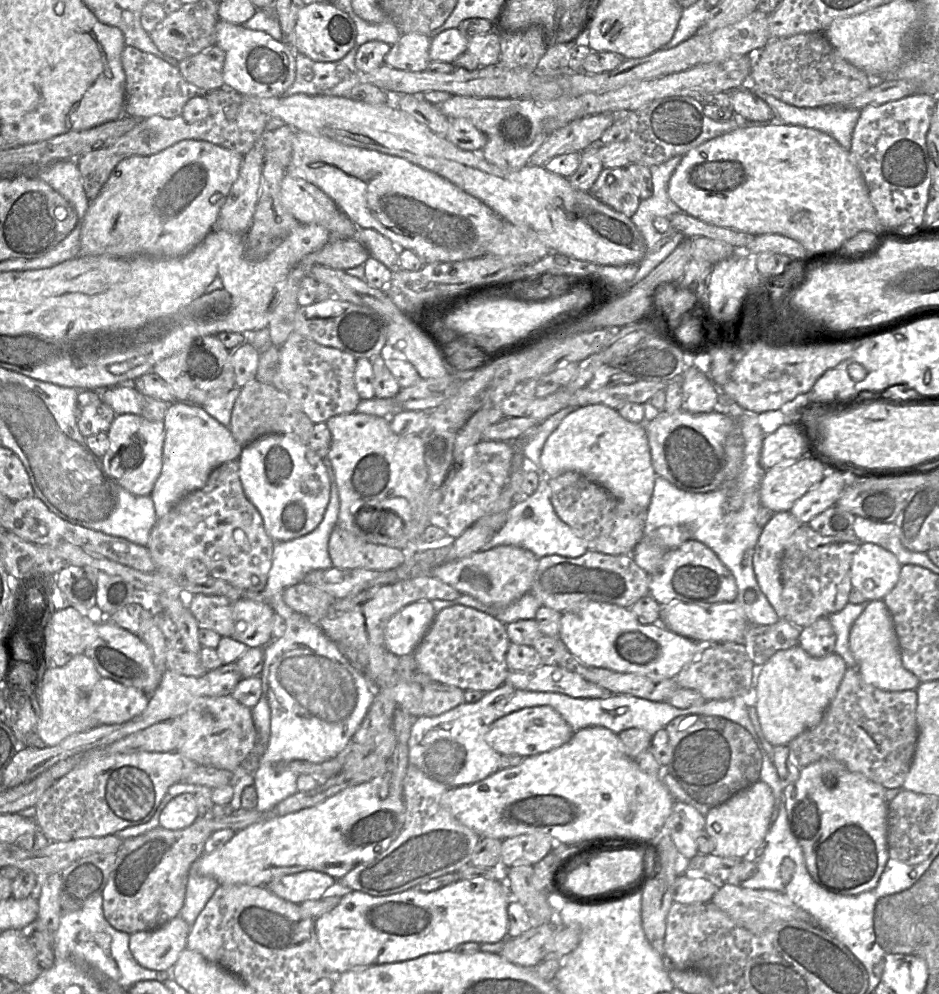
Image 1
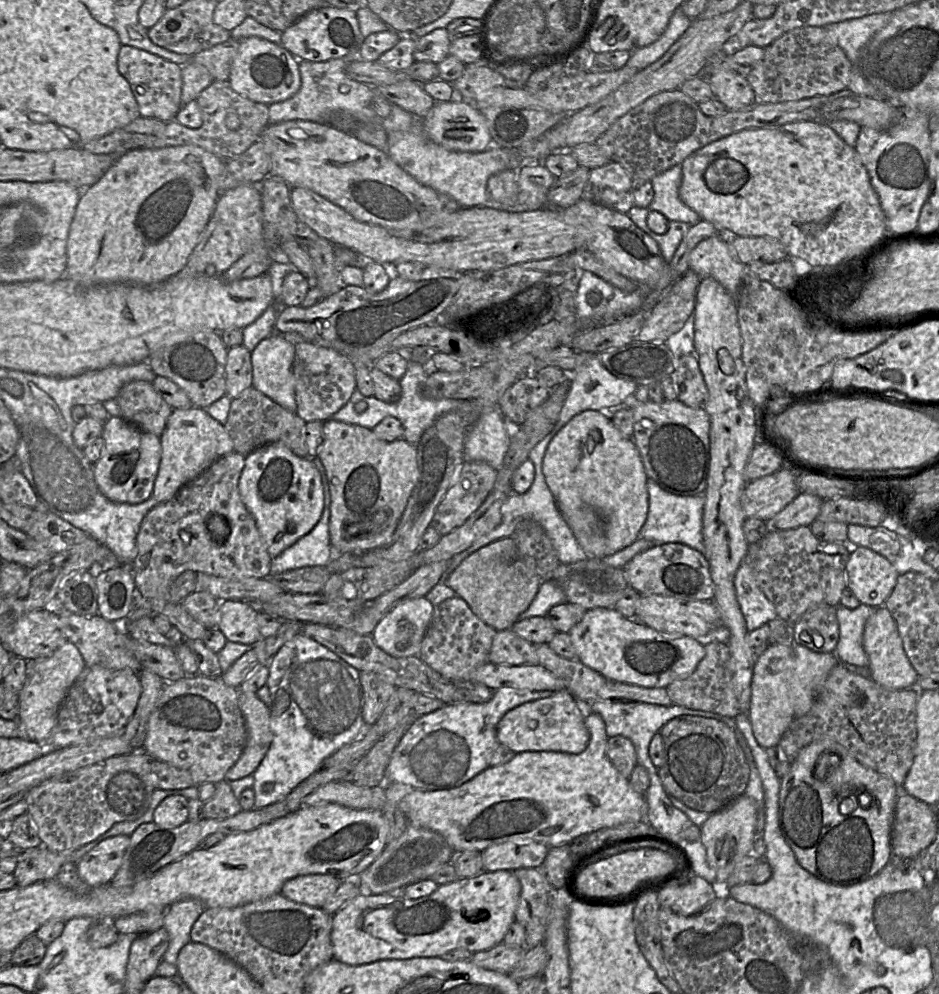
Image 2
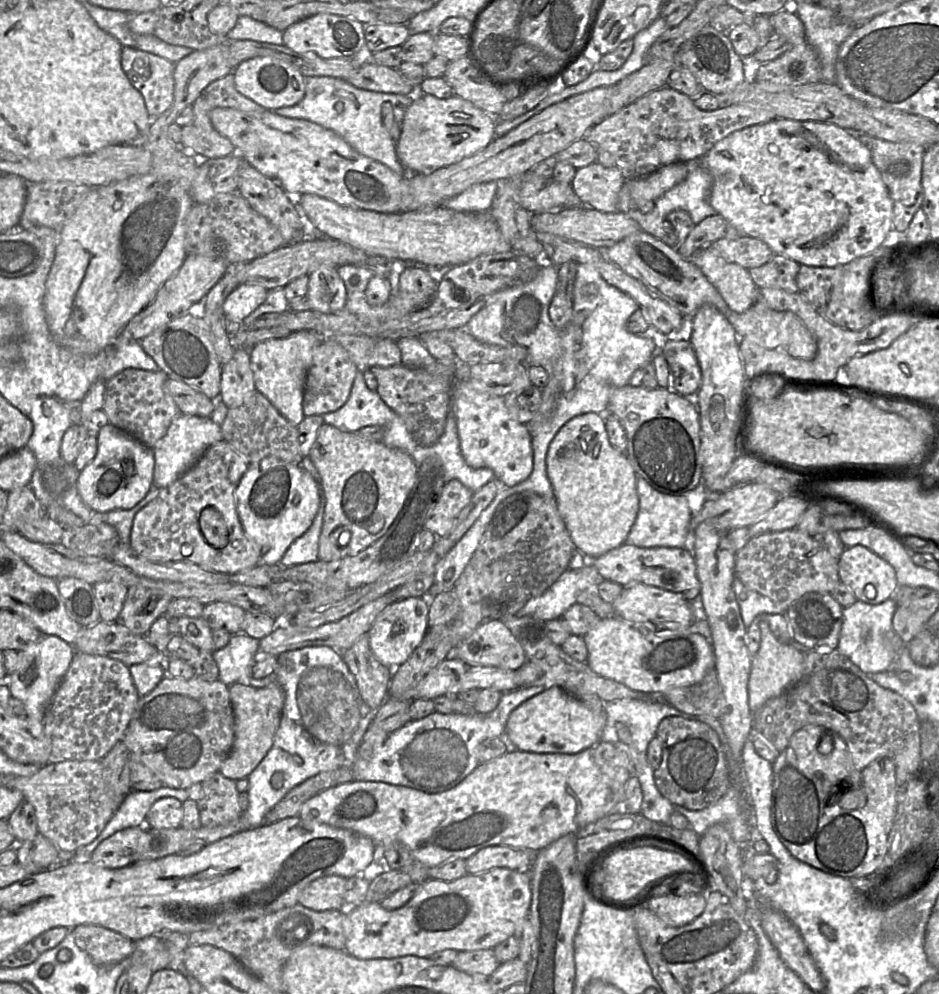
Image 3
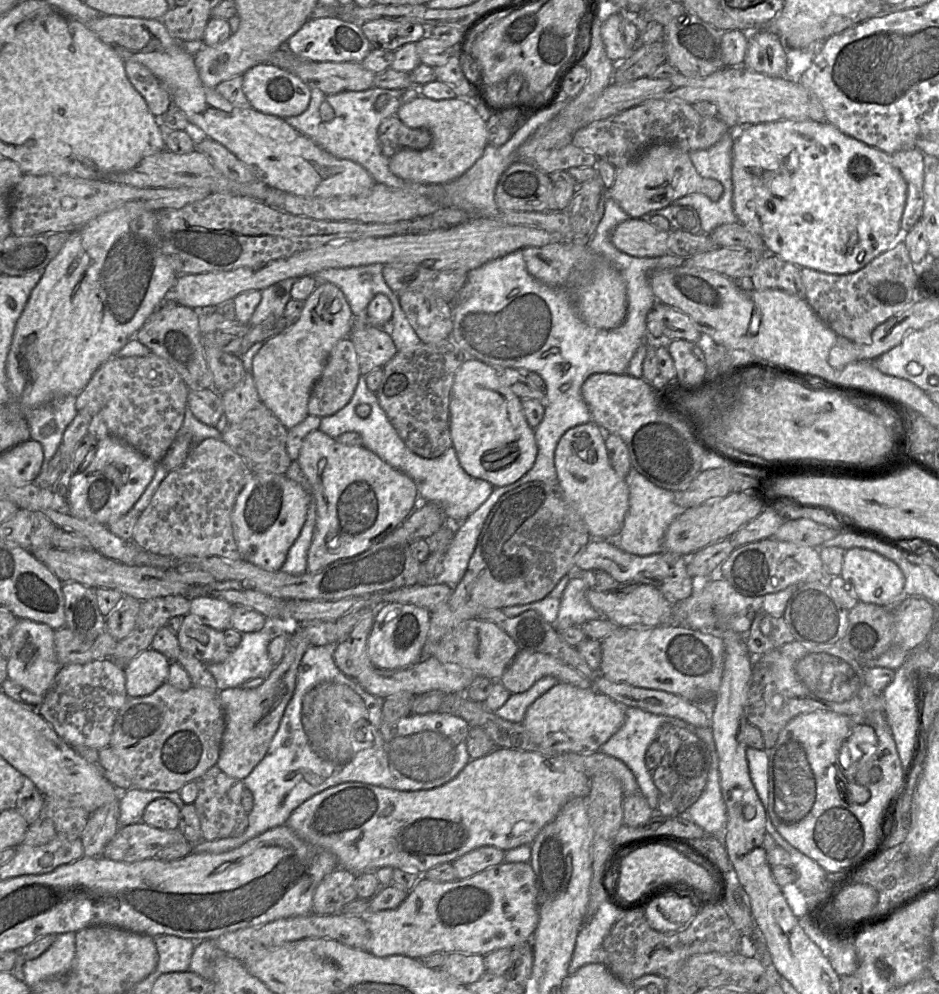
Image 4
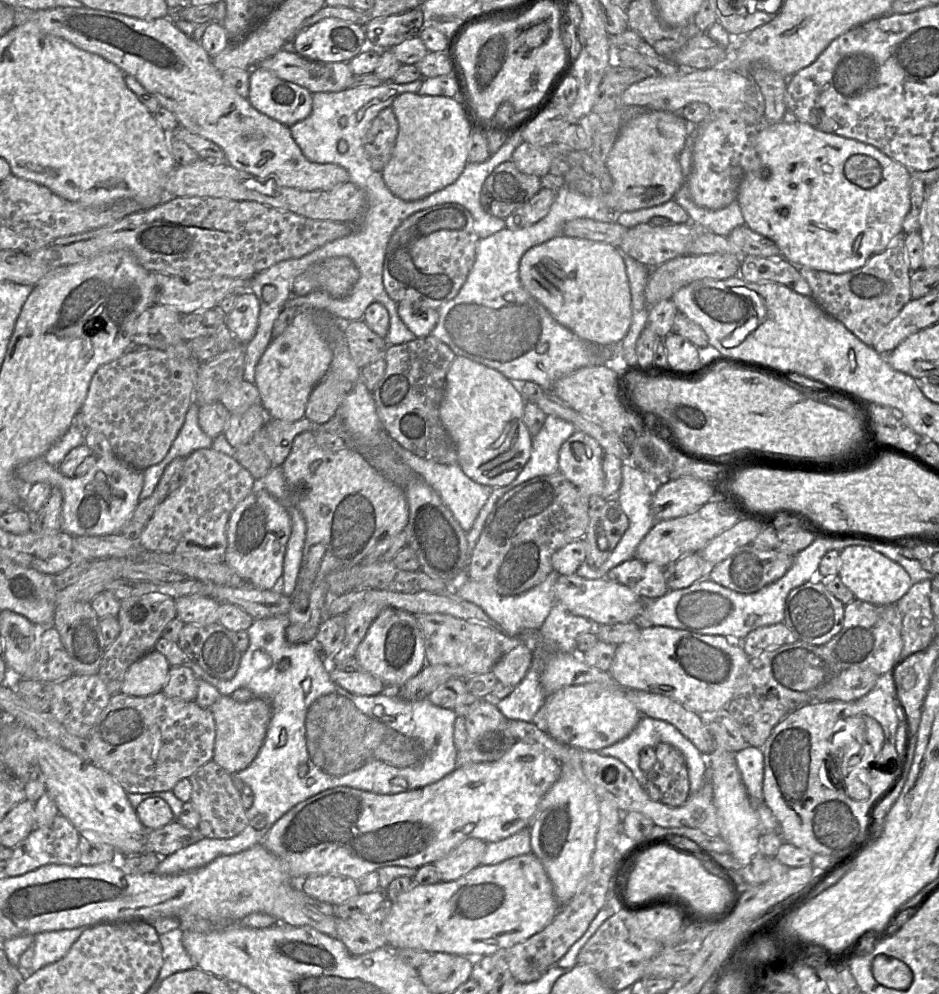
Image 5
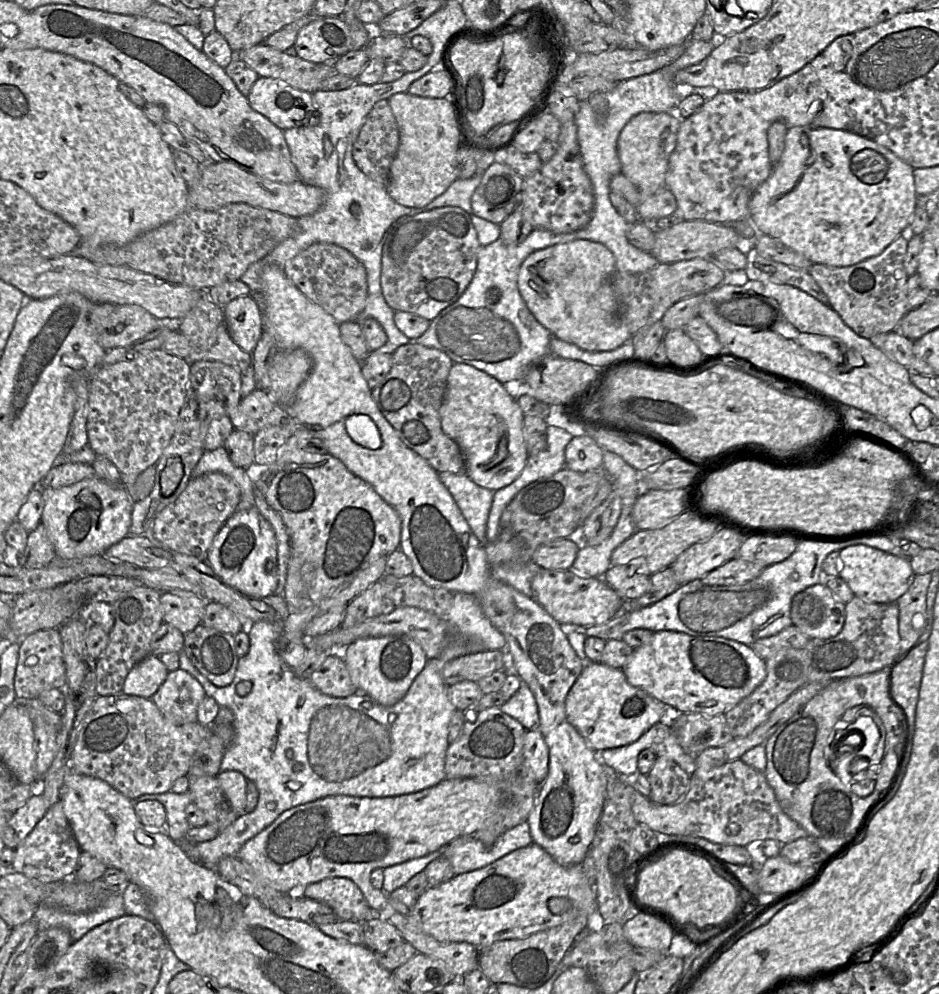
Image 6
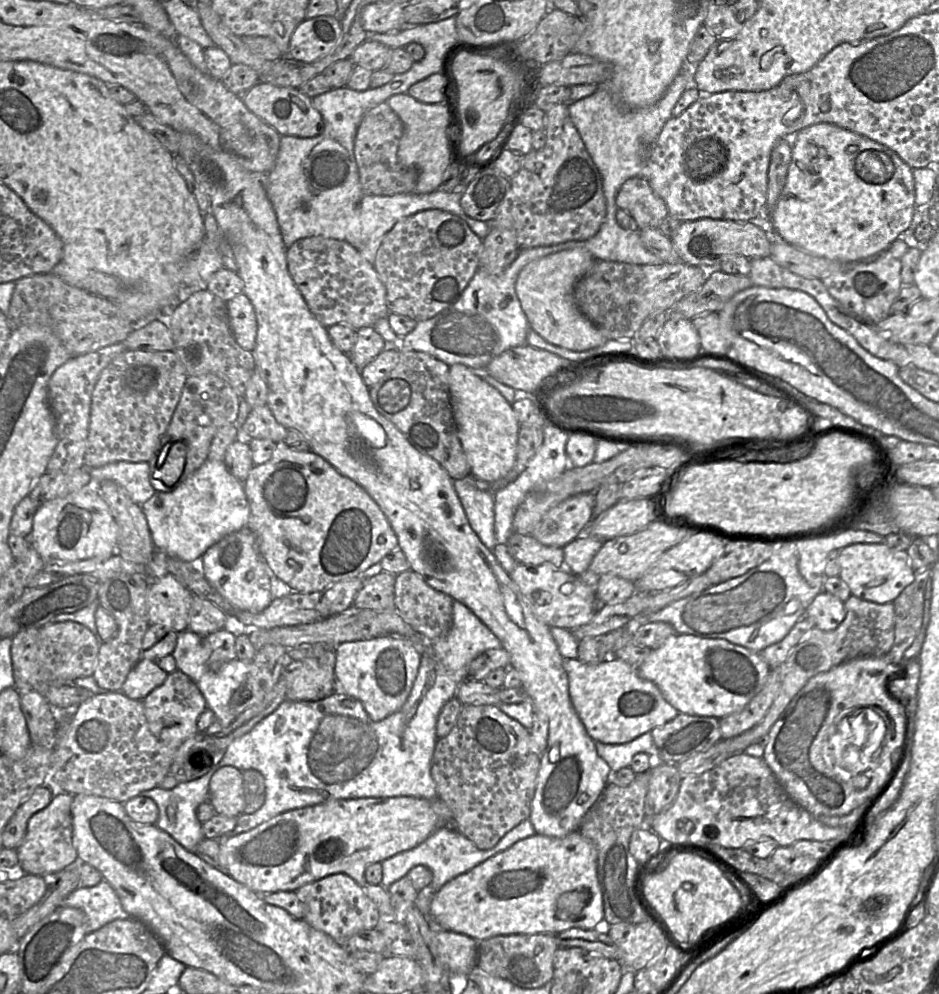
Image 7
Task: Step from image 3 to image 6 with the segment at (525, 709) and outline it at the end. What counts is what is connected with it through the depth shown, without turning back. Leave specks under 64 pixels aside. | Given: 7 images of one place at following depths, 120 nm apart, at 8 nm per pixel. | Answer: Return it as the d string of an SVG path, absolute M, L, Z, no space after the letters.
M589 662L565 699L567 721L594 751L617 748L636 741L669 715L669 707L643 690L630 685L622 669Z

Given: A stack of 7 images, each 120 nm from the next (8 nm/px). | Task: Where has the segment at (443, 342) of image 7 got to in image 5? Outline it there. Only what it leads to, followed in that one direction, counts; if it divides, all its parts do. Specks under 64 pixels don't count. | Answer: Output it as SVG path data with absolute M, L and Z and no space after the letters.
M551 208L544 218L528 227L518 230L504 228L480 239L476 248L475 262L465 283L455 298L438 309L439 319L431 336L448 345L456 356L493 368L509 380L535 382L544 391L553 391L558 379L579 368L605 364L603 347L580 339L559 324L548 310L529 294L520 281L520 260L524 253L531 247L562 234L563 225L573 219L572 212L561 211L560 215L555 213L555 208Z

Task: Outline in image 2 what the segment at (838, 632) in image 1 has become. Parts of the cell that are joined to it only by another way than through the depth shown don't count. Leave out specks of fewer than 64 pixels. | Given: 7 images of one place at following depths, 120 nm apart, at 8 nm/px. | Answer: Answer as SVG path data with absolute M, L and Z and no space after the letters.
M862 603L855 609L841 605L836 607L839 640L834 654L848 671L866 679L871 679L871 672L863 647L863 633L867 619L876 608Z

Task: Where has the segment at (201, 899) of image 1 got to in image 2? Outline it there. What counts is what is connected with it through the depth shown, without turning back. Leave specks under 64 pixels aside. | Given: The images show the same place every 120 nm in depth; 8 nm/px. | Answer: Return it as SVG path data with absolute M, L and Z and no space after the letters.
M194 898L179 900L165 909L163 928L169 935L169 946L163 961L176 965L180 950L191 941L192 927L204 910L204 904Z

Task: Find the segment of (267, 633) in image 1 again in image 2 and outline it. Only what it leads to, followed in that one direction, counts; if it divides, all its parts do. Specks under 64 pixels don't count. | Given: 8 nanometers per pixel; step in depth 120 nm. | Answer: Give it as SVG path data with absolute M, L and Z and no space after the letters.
M241 600L220 601L220 623L218 629L228 641L254 645L263 637L259 630L259 612L249 602Z

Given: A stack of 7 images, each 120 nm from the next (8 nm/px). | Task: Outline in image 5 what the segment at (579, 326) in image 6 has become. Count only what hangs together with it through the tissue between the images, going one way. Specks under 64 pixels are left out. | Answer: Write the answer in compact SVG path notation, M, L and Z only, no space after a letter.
M560 234L524 253L519 276L529 294L580 339L615 347L628 333L632 323L630 286L625 262L613 245Z

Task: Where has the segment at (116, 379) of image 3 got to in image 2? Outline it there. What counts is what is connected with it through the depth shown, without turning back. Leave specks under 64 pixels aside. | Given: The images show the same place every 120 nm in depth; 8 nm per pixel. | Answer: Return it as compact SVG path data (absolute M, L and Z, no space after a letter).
M131 381L116 396L121 416L141 431L161 437L173 408L147 381Z

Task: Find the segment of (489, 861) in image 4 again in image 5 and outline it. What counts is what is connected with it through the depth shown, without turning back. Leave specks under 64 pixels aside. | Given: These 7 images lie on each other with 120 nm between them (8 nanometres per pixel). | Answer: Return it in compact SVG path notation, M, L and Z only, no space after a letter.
M469 838L434 863L442 882L457 880L481 865L487 843Z

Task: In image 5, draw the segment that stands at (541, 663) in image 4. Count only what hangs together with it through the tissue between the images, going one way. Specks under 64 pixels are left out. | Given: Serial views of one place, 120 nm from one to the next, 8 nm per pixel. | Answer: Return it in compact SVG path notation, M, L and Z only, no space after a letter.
M523 643L502 656L492 671L504 685L516 687L527 674L533 661L533 651Z

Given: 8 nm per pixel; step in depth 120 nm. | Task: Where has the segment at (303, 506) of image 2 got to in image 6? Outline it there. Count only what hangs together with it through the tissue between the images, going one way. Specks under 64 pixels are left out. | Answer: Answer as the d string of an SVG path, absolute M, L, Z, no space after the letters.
M256 507L234 512L215 536L206 561L223 583L242 594L264 599L276 592L278 585L276 536L271 524Z

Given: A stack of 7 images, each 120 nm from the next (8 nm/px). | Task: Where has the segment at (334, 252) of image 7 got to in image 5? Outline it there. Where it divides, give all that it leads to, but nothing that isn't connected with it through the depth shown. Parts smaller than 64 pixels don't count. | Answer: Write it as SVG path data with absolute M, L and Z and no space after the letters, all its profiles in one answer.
M329 258L311 265L294 279L292 296L305 296L321 290L334 298L345 298L358 279L359 271L350 258Z

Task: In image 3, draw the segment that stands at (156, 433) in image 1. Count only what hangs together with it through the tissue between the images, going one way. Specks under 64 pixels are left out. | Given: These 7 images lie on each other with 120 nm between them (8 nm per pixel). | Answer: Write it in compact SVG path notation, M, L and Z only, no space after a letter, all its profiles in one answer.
M109 423L97 433L97 454L79 475L79 495L88 507L99 512L132 509L149 492L154 466L152 448Z

